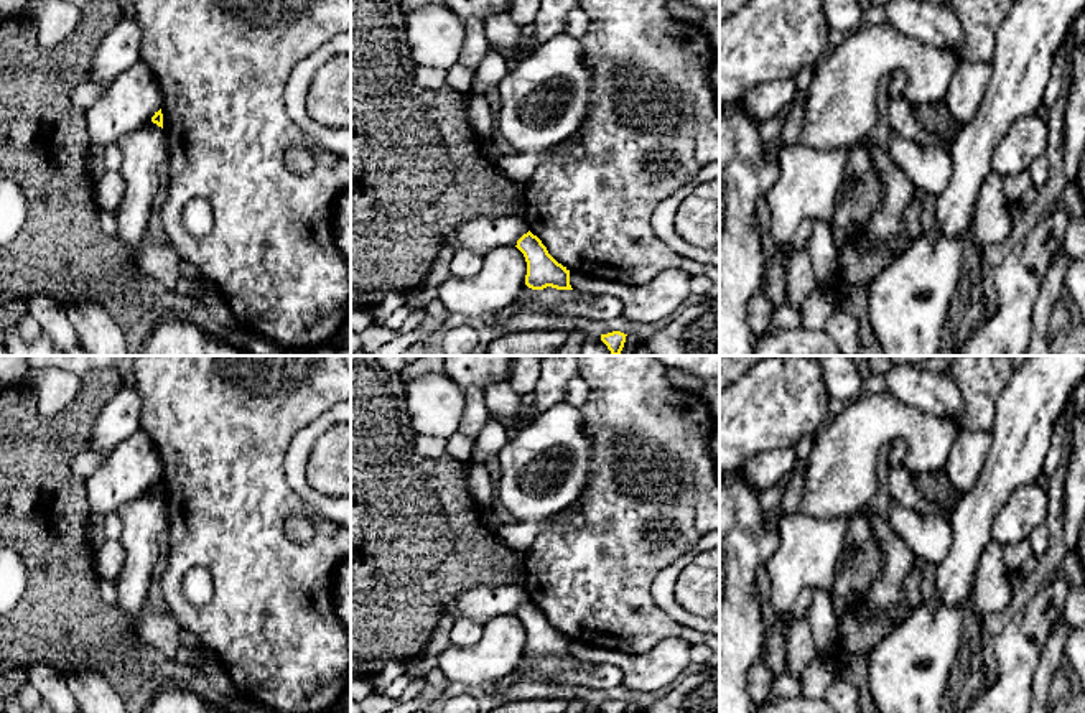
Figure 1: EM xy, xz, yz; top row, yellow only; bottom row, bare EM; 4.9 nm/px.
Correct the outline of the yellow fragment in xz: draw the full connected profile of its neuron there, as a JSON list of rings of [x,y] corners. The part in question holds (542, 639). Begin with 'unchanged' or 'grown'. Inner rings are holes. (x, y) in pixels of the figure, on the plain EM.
unchanged | [[[530,599],[524,603],[515,614],[525,626],[527,644],[525,654],[532,659],[547,655],[556,659],[573,659],[570,654],[570,639],[558,632]]]

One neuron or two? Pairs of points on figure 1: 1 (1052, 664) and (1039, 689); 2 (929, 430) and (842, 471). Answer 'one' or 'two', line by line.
1: one
2: one

